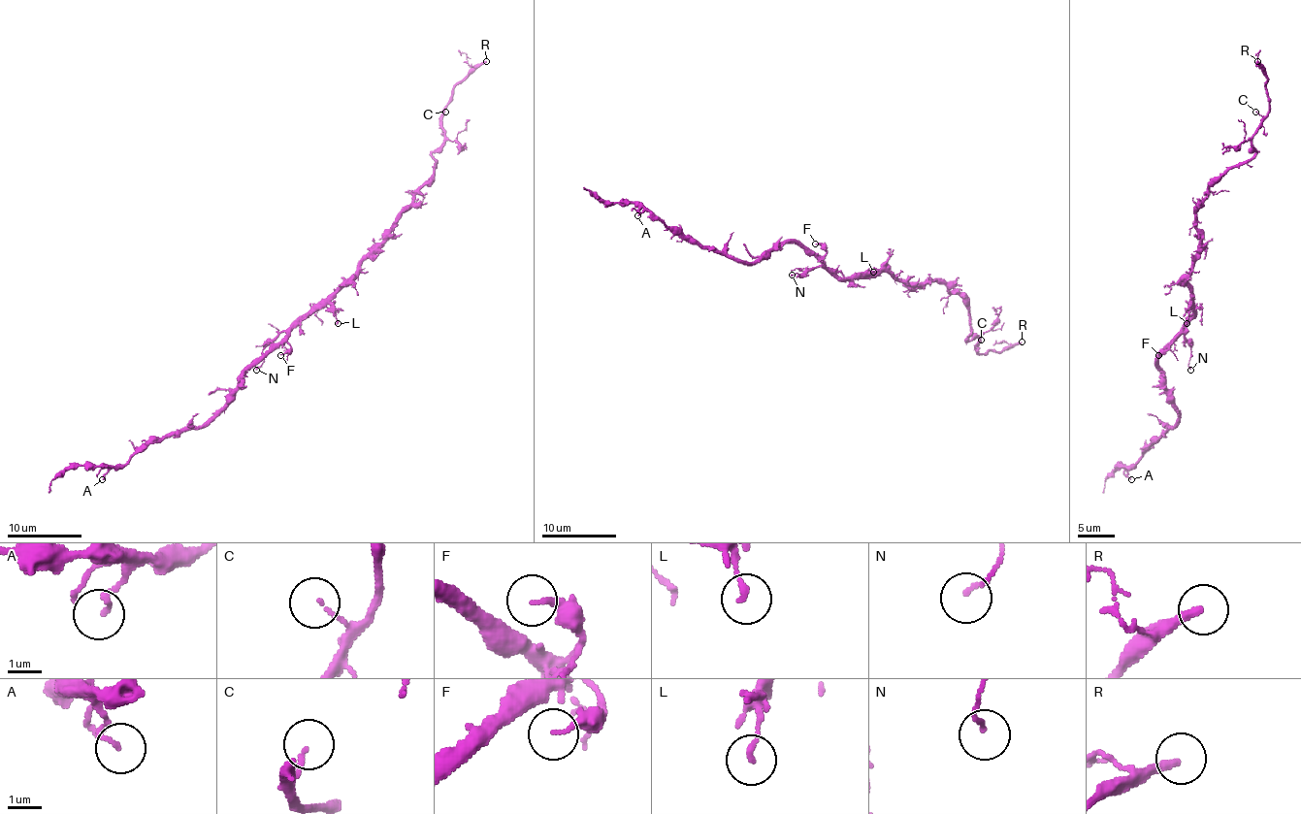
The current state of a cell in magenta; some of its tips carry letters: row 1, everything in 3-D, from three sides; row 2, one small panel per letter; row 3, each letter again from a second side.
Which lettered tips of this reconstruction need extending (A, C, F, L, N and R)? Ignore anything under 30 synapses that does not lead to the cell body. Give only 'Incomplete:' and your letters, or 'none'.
Incomplete: R

